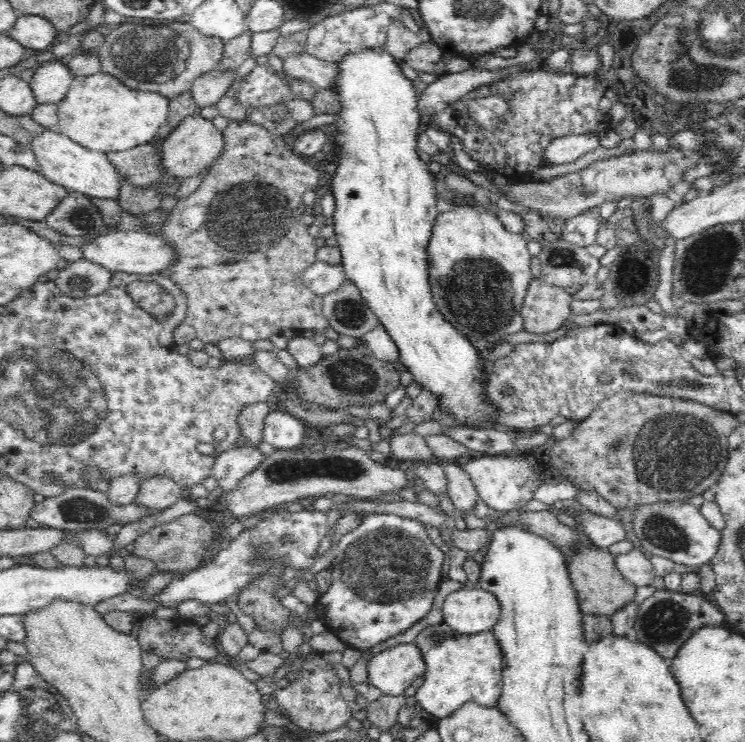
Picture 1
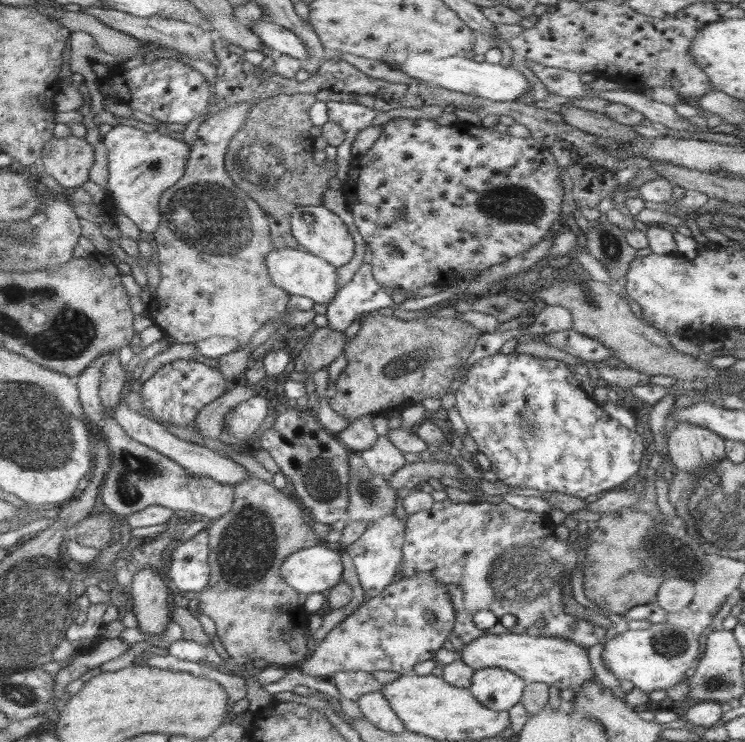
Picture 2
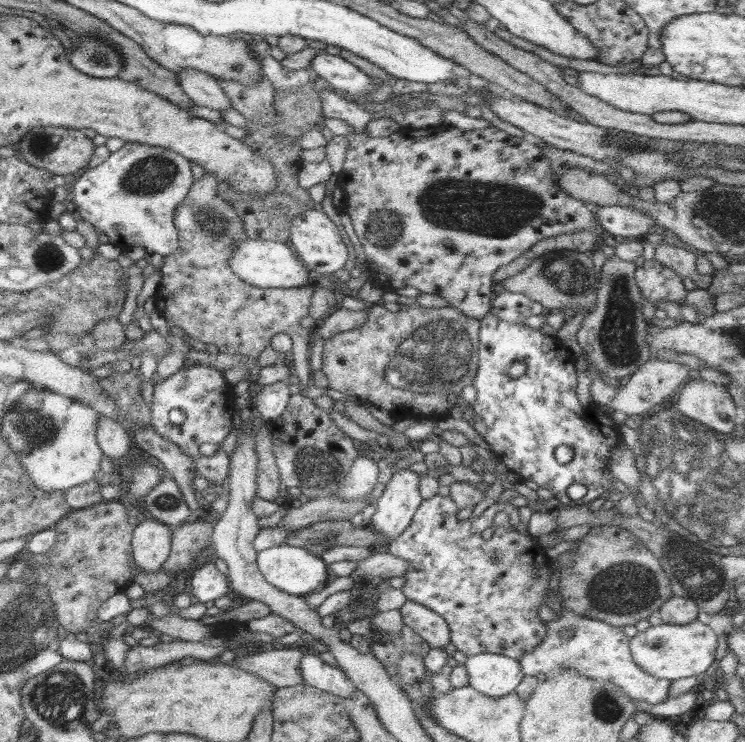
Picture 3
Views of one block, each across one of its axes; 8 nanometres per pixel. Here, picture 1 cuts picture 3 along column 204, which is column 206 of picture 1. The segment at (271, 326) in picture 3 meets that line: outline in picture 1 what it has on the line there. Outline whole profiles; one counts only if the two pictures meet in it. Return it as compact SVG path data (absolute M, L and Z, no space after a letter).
M229 119L228 126L226 126L223 134L224 150L210 168L210 172L208 172L208 176L202 181L202 185L193 194L190 194L188 198L178 201L170 216L168 216L168 220L159 229L162 237L168 243L174 245L174 251L176 251L177 256L177 262L162 274L166 276L166 279L178 284L184 295L186 295L186 301L188 301L186 318L174 330L174 342L176 344L188 344L194 338L198 338L198 340L202 340L205 344L216 345L222 338L232 338L234 336L254 342L256 340L272 338L274 334L281 334L282 330L293 328L296 328L296 330L312 330L322 334L323 330L326 330L329 326L328 319L324 316L322 310L323 297L314 294L303 283L303 273L317 262L316 254L319 247L316 245L316 241L314 241L315 238L307 233L307 226L299 221L302 214L298 211L300 204L303 204L304 193L314 191L316 186L318 186L321 173L314 164L304 162L300 158L300 155L293 154L285 142L281 142L267 128L251 124L248 122L248 119L246 121L242 120L242 122Z

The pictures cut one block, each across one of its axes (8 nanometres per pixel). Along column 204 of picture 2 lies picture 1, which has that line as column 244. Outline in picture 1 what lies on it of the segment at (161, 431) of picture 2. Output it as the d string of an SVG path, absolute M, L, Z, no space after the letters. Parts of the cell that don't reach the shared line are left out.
M256 446L230 448L214 460L212 476L225 494L232 490L242 478L258 468L265 457Z

